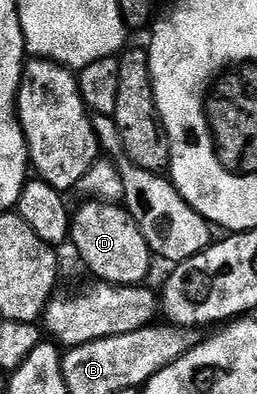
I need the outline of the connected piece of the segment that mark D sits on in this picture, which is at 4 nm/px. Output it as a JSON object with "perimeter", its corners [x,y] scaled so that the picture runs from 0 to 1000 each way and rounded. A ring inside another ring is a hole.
{"perimeter":[[[342,503],[311,530],[292,530],[272,591],[276,627],[296,627],[311,660],[362,690],[377,713],[412,721],[556,723],[591,680],[599,645],[576,632],[537,563],[521,563],[494,528],[451,513]]]}

